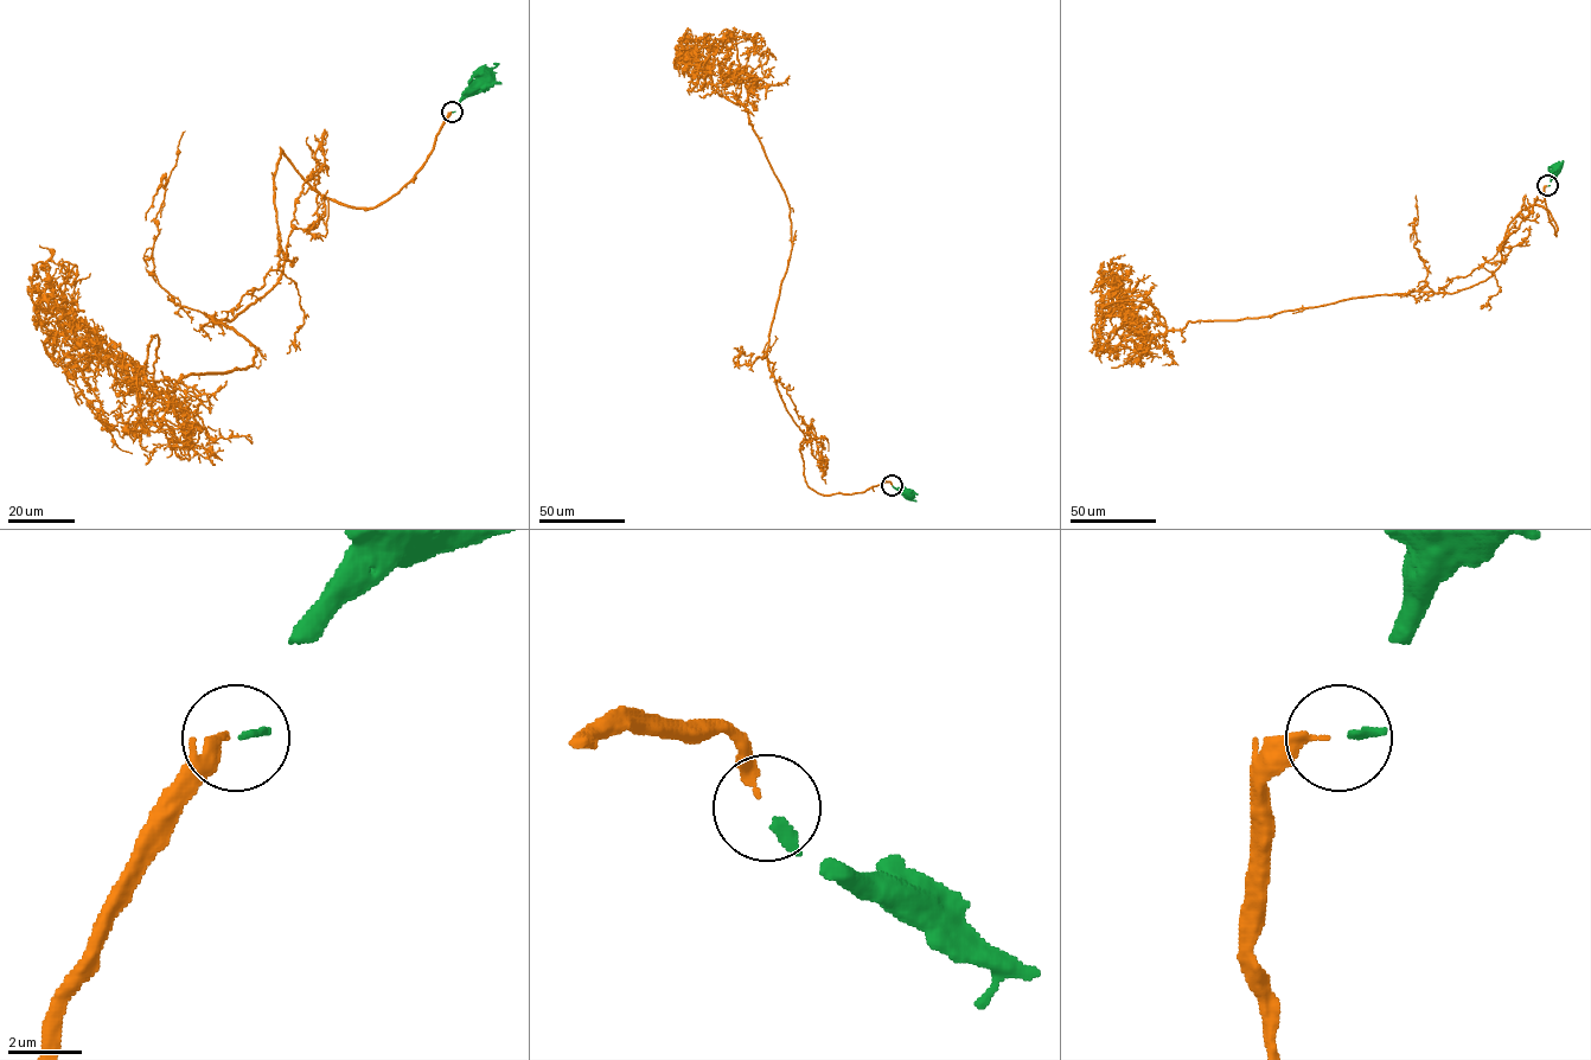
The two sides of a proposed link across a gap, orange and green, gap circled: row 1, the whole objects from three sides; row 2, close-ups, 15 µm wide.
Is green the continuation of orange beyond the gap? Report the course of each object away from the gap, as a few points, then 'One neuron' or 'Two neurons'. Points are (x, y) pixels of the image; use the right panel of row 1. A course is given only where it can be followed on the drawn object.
Course of orange: (1547, 186), (1556, 235), (1522, 209), (1500, 266), (1454, 293), (1167, 330), (1106, 304), (1101, 337), (1122, 324). Course of green: (1547, 186), (1558, 168). One neuron

